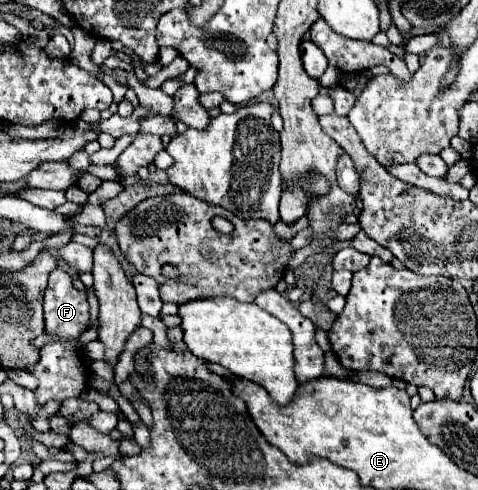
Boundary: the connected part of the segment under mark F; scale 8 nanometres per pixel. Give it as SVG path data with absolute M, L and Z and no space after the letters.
M60 269L49 274L43 306L47 334L59 334L65 340L77 340L79 334L89 328L87 294L75 290L73 278Z

